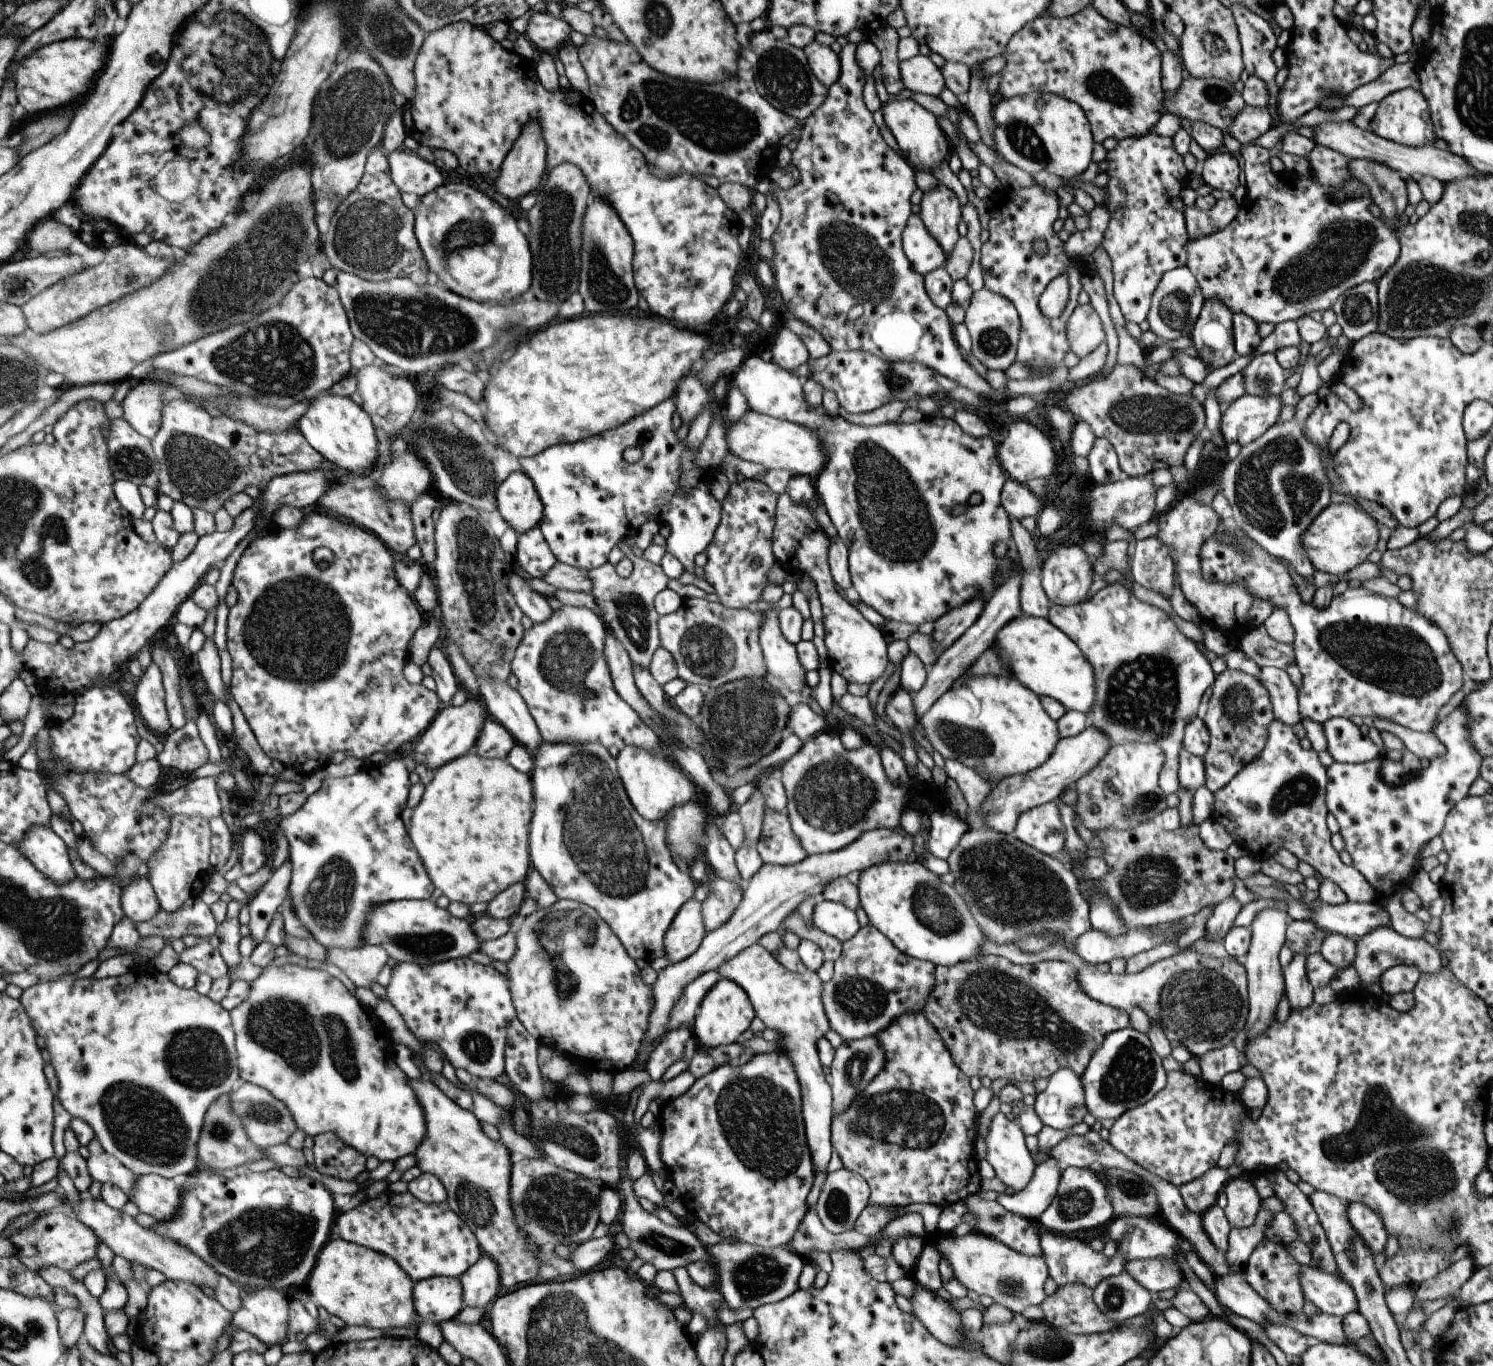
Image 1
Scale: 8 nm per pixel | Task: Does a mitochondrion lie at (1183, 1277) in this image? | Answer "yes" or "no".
no

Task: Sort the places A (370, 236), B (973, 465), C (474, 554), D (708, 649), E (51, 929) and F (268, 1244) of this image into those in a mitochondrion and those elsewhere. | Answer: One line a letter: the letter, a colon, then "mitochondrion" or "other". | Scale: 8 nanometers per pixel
A: mitochondrion
B: other
C: mitochondrion
D: mitochondrion
E: mitochondrion
F: mitochondrion

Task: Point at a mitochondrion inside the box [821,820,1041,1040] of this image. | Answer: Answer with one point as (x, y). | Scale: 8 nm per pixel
(937, 909)

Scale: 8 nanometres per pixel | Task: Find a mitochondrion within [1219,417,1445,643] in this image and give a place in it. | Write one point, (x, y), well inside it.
(1272, 489)

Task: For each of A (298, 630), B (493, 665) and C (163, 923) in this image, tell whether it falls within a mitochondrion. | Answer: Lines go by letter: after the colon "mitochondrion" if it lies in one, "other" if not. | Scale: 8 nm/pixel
A: mitochondrion
B: mitochondrion
C: mitochondrion

